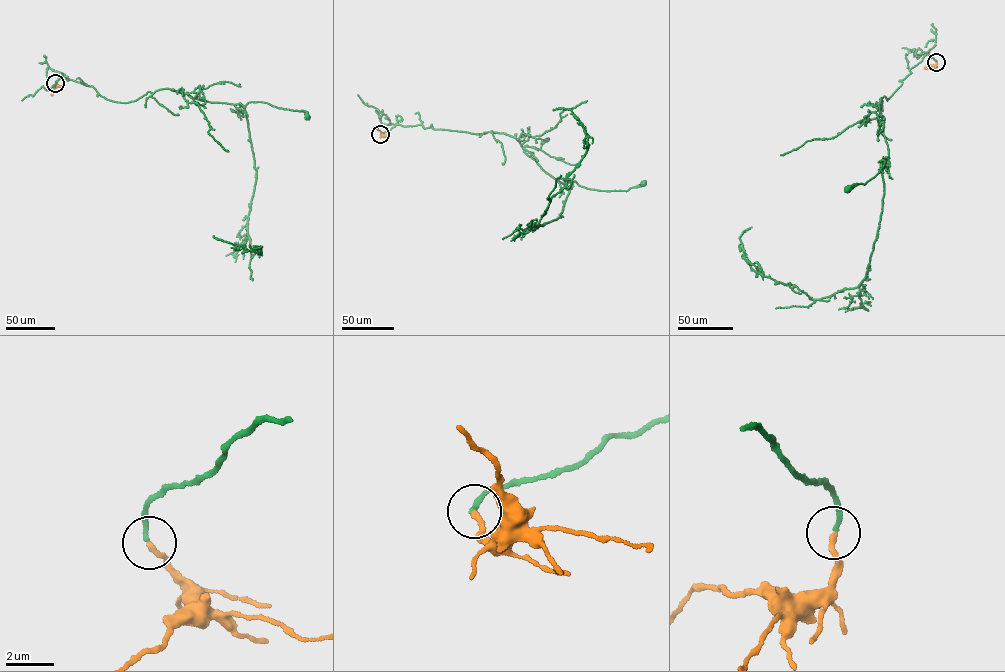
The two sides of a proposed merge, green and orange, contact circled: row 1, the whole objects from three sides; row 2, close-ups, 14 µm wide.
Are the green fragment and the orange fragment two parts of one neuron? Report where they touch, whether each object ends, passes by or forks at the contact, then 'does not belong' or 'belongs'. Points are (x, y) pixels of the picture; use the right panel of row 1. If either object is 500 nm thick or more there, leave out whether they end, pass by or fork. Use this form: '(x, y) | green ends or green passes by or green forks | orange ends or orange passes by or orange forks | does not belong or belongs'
(936, 62) | green ends | orange ends | belongs

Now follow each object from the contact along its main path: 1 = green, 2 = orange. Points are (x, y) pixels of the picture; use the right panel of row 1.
1: (936, 62), (926, 54), (887, 101), (881, 98), (889, 158), (864, 184), (847, 189)
2: (936, 62), (924, 68)

